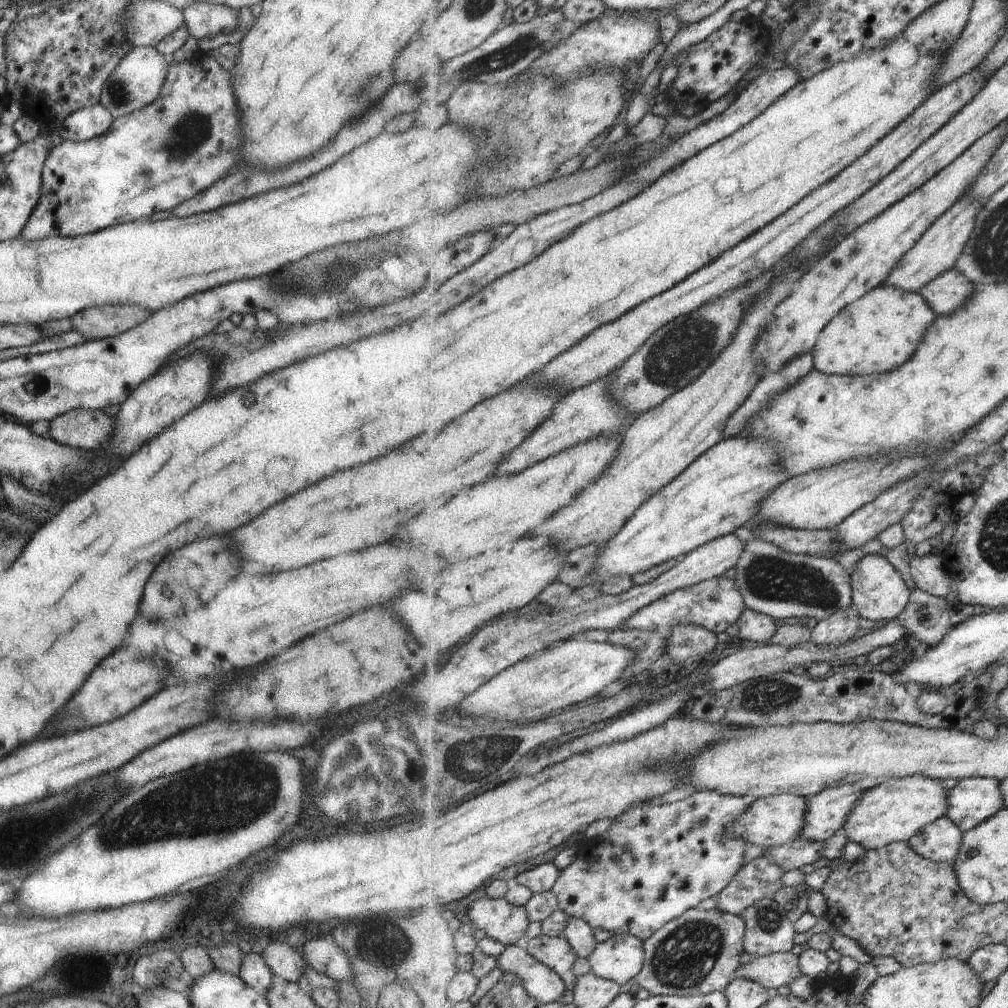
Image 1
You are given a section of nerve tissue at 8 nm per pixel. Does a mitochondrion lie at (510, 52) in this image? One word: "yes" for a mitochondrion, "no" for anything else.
yes

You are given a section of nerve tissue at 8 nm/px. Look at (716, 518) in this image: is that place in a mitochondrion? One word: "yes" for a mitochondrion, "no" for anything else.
no

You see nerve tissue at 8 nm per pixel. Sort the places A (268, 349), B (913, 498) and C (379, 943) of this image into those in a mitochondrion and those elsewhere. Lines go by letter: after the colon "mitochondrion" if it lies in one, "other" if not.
A: other
B: other
C: mitochondrion

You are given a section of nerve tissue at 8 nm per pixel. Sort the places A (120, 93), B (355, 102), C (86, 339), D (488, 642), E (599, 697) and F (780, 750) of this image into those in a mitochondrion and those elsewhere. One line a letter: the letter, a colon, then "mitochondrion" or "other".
A: mitochondrion
B: mitochondrion
C: other
D: mitochondrion
E: other
F: other

